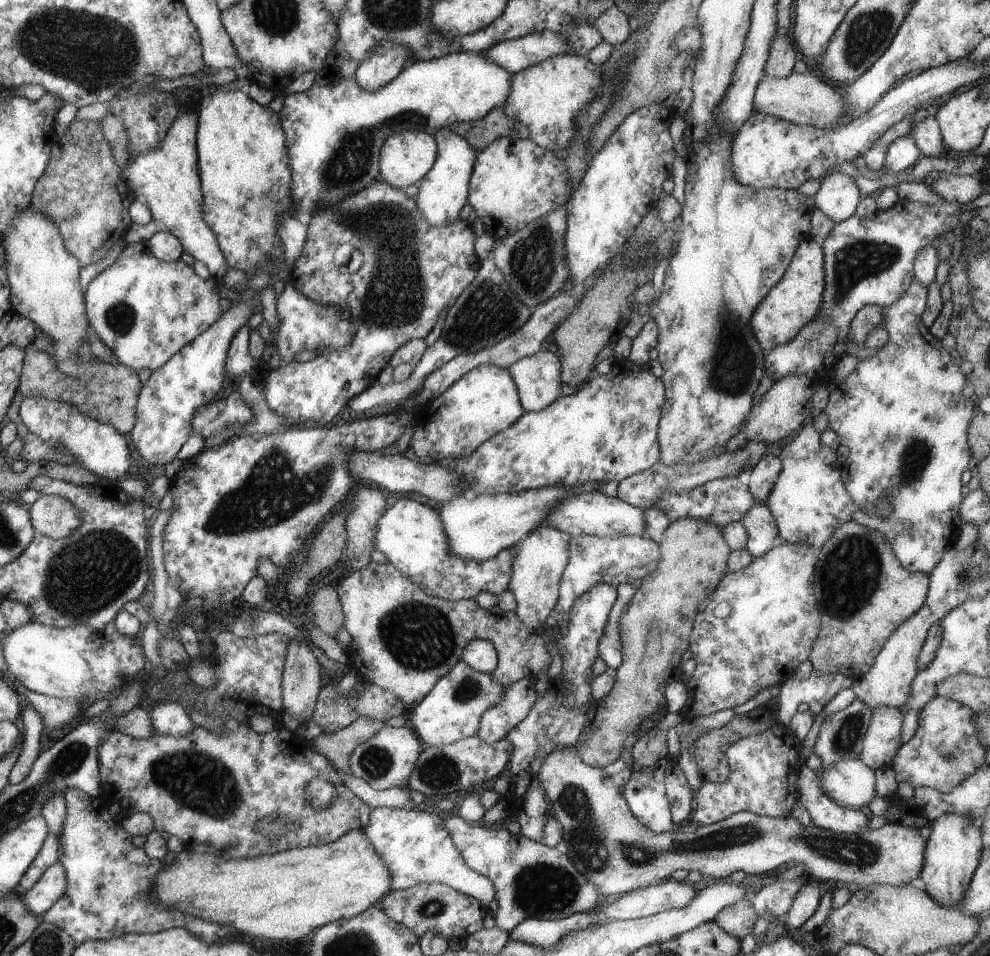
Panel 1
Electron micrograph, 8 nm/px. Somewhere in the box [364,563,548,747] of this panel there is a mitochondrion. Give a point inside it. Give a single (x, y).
(420, 637)

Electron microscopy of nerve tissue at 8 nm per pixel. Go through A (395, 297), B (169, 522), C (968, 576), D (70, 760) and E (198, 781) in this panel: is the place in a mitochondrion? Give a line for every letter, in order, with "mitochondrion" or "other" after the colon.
A: mitochondrion
B: other
C: mitochondrion
D: mitochondrion
E: mitochondrion

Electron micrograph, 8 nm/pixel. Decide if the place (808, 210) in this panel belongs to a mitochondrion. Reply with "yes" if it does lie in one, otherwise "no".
no

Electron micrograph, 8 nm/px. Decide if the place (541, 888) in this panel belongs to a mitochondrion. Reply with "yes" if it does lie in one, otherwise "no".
yes

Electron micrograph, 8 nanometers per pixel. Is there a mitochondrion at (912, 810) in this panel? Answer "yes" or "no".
no

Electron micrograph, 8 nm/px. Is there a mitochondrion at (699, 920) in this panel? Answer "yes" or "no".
no

